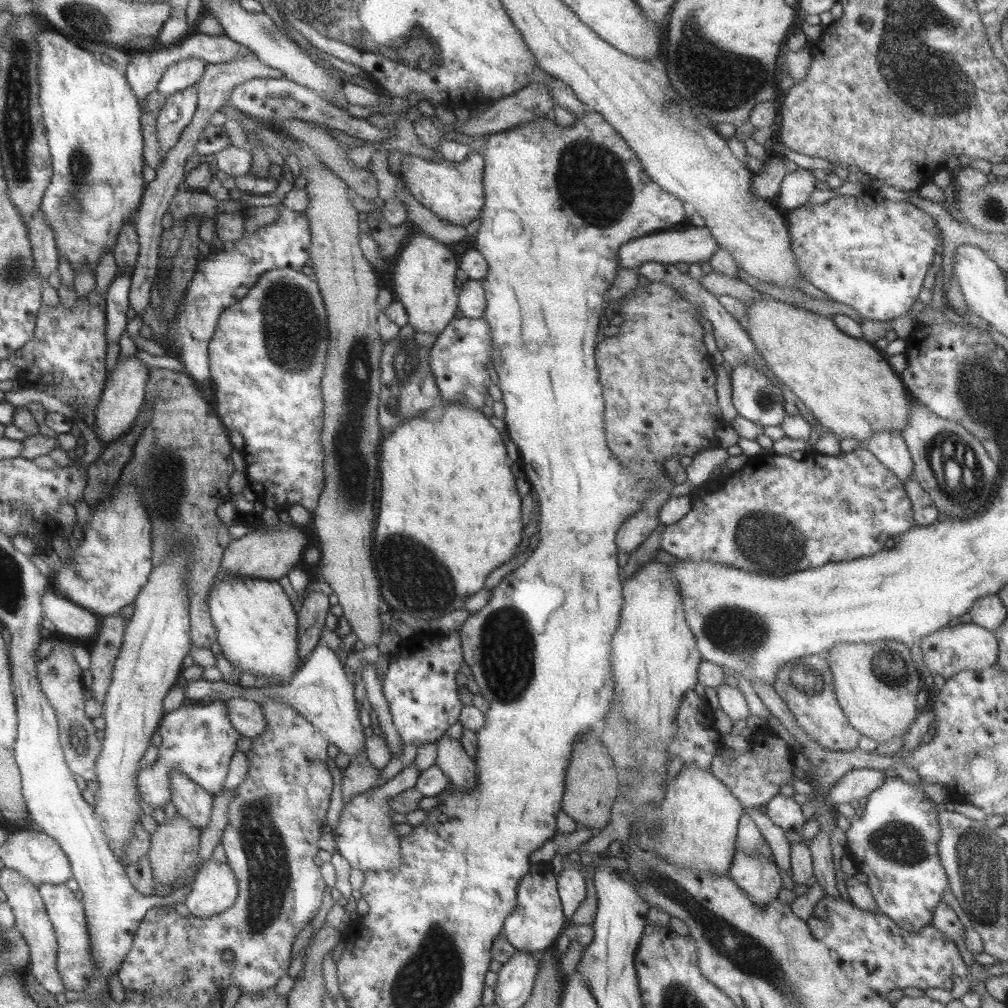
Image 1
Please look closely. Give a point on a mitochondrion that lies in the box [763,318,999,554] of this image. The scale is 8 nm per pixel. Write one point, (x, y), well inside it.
(956, 467)

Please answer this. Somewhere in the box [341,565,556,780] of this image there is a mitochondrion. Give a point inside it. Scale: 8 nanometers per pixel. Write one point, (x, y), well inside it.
(506, 644)

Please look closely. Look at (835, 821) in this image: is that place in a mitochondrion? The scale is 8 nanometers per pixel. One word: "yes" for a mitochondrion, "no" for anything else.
no

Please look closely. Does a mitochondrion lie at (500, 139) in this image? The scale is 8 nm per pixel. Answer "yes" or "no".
no

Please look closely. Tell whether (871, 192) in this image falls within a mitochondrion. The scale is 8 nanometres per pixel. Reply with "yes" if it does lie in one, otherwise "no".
no

